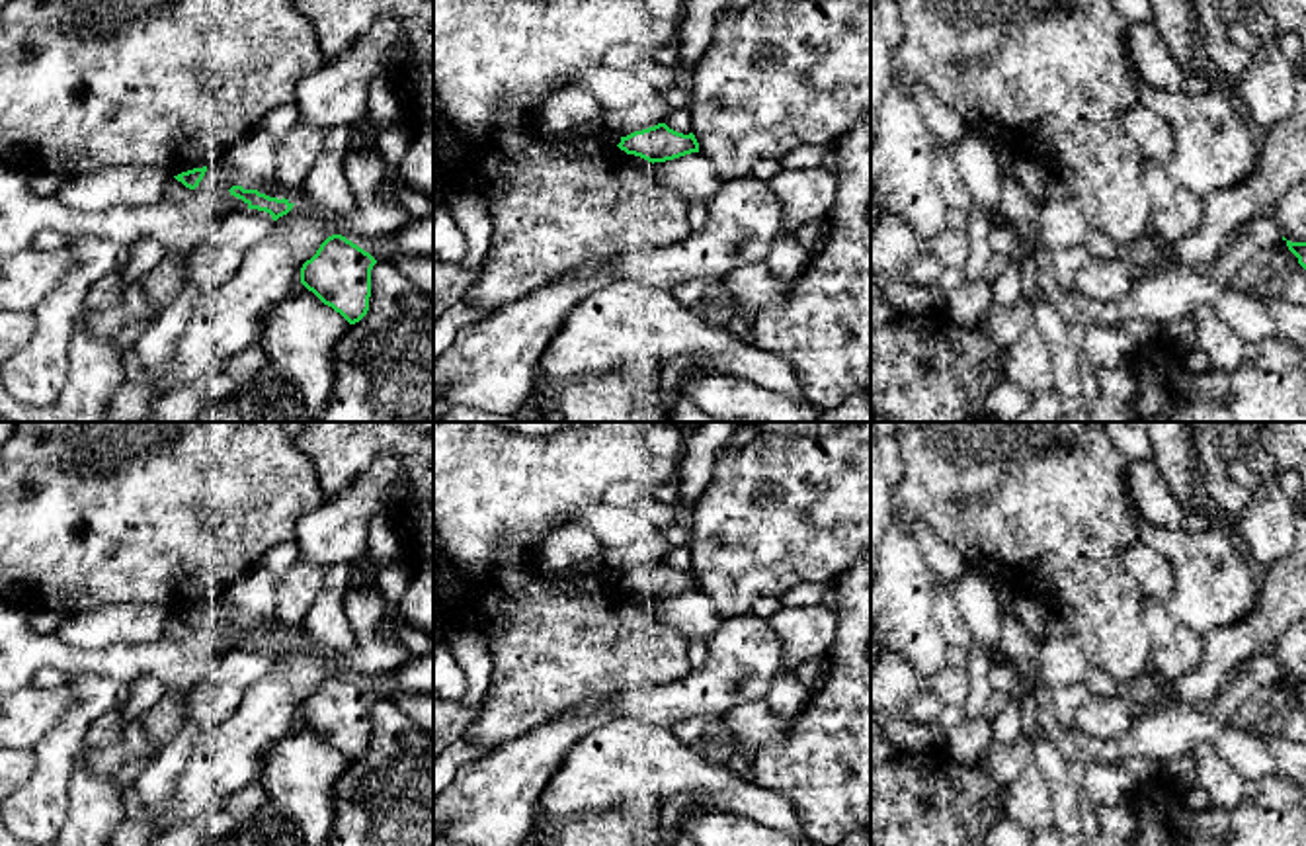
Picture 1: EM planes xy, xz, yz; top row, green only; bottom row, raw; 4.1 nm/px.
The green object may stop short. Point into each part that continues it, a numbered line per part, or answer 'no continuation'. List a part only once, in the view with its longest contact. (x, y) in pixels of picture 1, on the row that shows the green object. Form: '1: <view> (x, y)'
no continuation

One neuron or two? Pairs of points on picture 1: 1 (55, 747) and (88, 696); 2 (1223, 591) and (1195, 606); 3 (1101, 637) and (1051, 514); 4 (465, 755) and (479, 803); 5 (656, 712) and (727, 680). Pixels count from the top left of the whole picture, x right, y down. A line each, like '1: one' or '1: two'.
1: one
2: one
3: one
4: two
5: one

